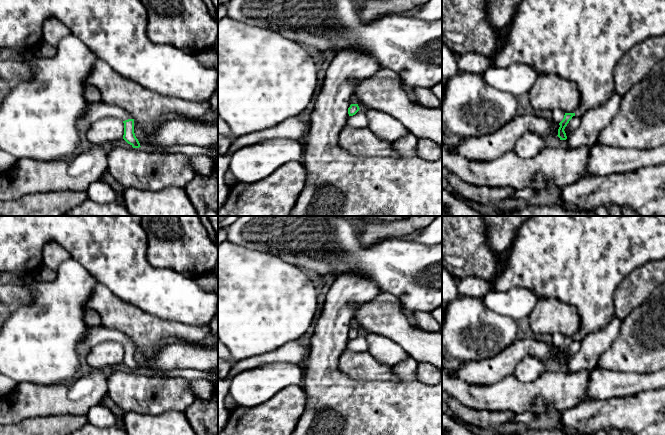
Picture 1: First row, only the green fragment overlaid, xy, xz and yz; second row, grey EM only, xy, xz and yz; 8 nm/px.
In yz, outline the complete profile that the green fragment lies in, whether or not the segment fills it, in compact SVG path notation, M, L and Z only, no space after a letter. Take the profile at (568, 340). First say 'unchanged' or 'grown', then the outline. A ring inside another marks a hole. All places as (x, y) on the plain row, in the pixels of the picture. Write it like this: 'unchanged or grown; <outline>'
unchanged; M565 337L563 344L559 347L560 351L558 353L558 361L560 364L566 364L567 360L564 355L565 351L569 347L569 345L572 343L572 341L575 340L575 337Z

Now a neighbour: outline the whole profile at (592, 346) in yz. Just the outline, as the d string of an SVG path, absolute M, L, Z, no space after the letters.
M615 315L602 329L586 336L581 342L580 350L568 361L569 372L591 372L598 367L598 359L613 344L620 331L621 320Z

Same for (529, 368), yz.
M526 356L516 366L513 376L521 382L531 382L546 371L545 362L533 357Z

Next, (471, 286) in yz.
M468 276L458 280L457 284L459 296L470 296L474 298L483 298L489 291L488 281Z

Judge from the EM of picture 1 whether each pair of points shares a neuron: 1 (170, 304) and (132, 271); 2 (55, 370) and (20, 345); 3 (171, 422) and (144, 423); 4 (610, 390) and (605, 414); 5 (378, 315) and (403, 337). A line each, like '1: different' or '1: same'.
1: same
2: same
3: same
4: different
5: same

